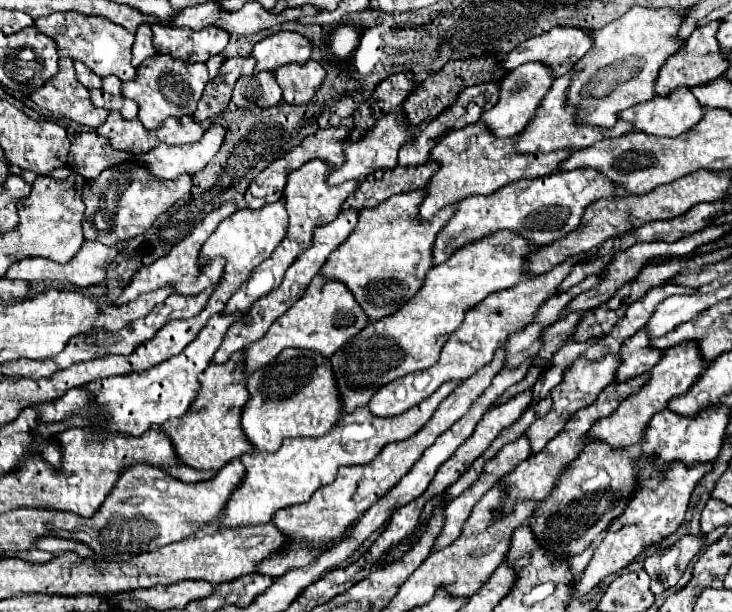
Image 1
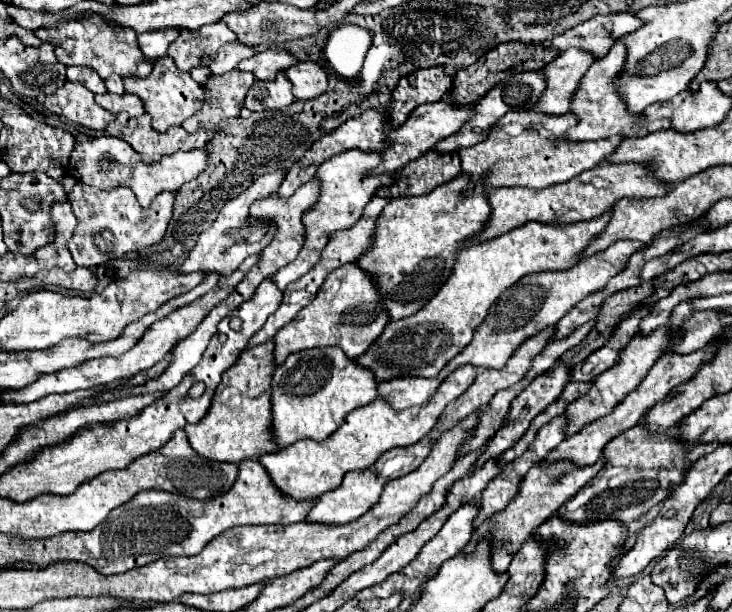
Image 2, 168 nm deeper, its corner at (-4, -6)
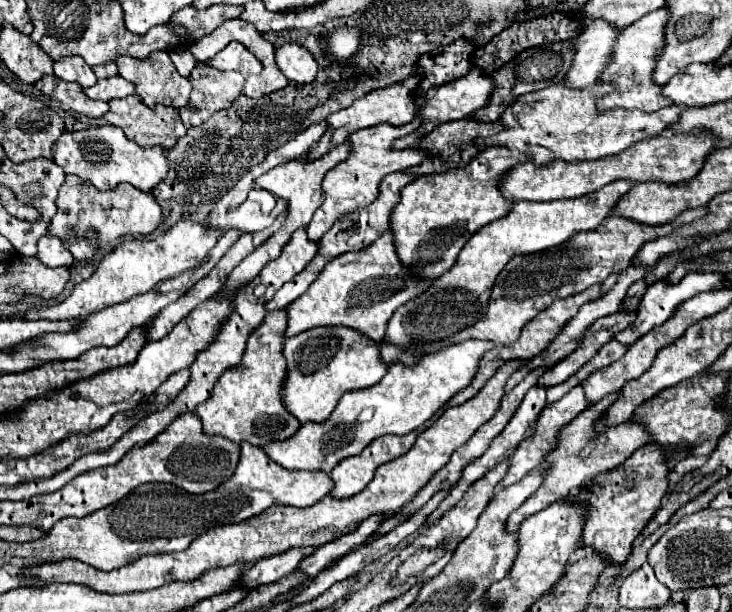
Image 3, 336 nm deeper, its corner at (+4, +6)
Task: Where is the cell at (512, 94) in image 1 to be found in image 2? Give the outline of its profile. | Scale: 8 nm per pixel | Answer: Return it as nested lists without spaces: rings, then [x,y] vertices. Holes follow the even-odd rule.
[[[579,48],[561,52],[559,58],[555,58],[551,64],[543,68],[547,78],[547,90],[543,92],[541,100],[533,110],[547,112],[551,116],[567,114],[581,78],[593,62],[595,62],[595,56]]]

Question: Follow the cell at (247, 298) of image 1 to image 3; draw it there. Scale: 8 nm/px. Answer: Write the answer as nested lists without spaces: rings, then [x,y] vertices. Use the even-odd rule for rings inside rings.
[[[415,118],[413,122],[405,124],[405,126],[391,126],[391,124],[377,124],[371,128],[363,128],[359,132],[353,132],[347,142],[351,144],[351,156],[347,160],[343,160],[343,164],[337,164],[335,168],[331,168],[331,172],[327,172],[327,176],[323,178],[323,192],[325,192],[325,202],[317,208],[317,212],[313,214],[311,224],[307,226],[307,236],[311,236],[311,240],[319,240],[333,224],[335,220],[339,220],[339,216],[355,212],[365,208],[367,204],[371,204],[379,190],[379,182],[397,170],[407,170],[413,168],[417,164],[423,162],[425,152],[417,150],[417,148],[409,148],[409,150],[391,150],[391,144],[395,138],[407,136],[413,130],[419,128],[419,120]]]

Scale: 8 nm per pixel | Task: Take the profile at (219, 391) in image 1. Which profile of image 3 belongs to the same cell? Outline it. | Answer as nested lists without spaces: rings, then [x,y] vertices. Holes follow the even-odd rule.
[[[285,310],[269,312],[263,324],[255,328],[255,332],[251,332],[241,364],[227,368],[217,380],[211,398],[195,408],[195,414],[201,418],[203,432],[207,436],[223,436],[233,444],[249,442],[253,446],[265,446],[275,440],[285,440],[297,432],[301,424],[285,410],[279,396],[283,376],[287,370],[285,358],[281,354],[285,326]]]

